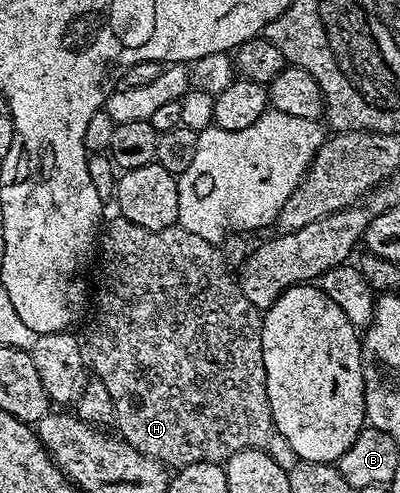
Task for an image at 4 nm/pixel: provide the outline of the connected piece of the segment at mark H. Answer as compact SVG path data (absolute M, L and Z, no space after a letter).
M114 216L105 223L100 234L100 257L98 262L98 295L93 295L94 327L90 330L90 350L88 346L88 366L93 377L103 382L114 405L113 421L118 424L117 433L132 448L144 452L144 456L155 458L167 468L191 466L197 462L225 463L238 450L262 448L267 445L271 434L275 433L274 417L268 400L266 369L262 351L263 311L257 310L239 288L232 267L225 262L221 249L208 240L200 240L193 232L188 232L177 224L163 230L140 228L127 218Z

